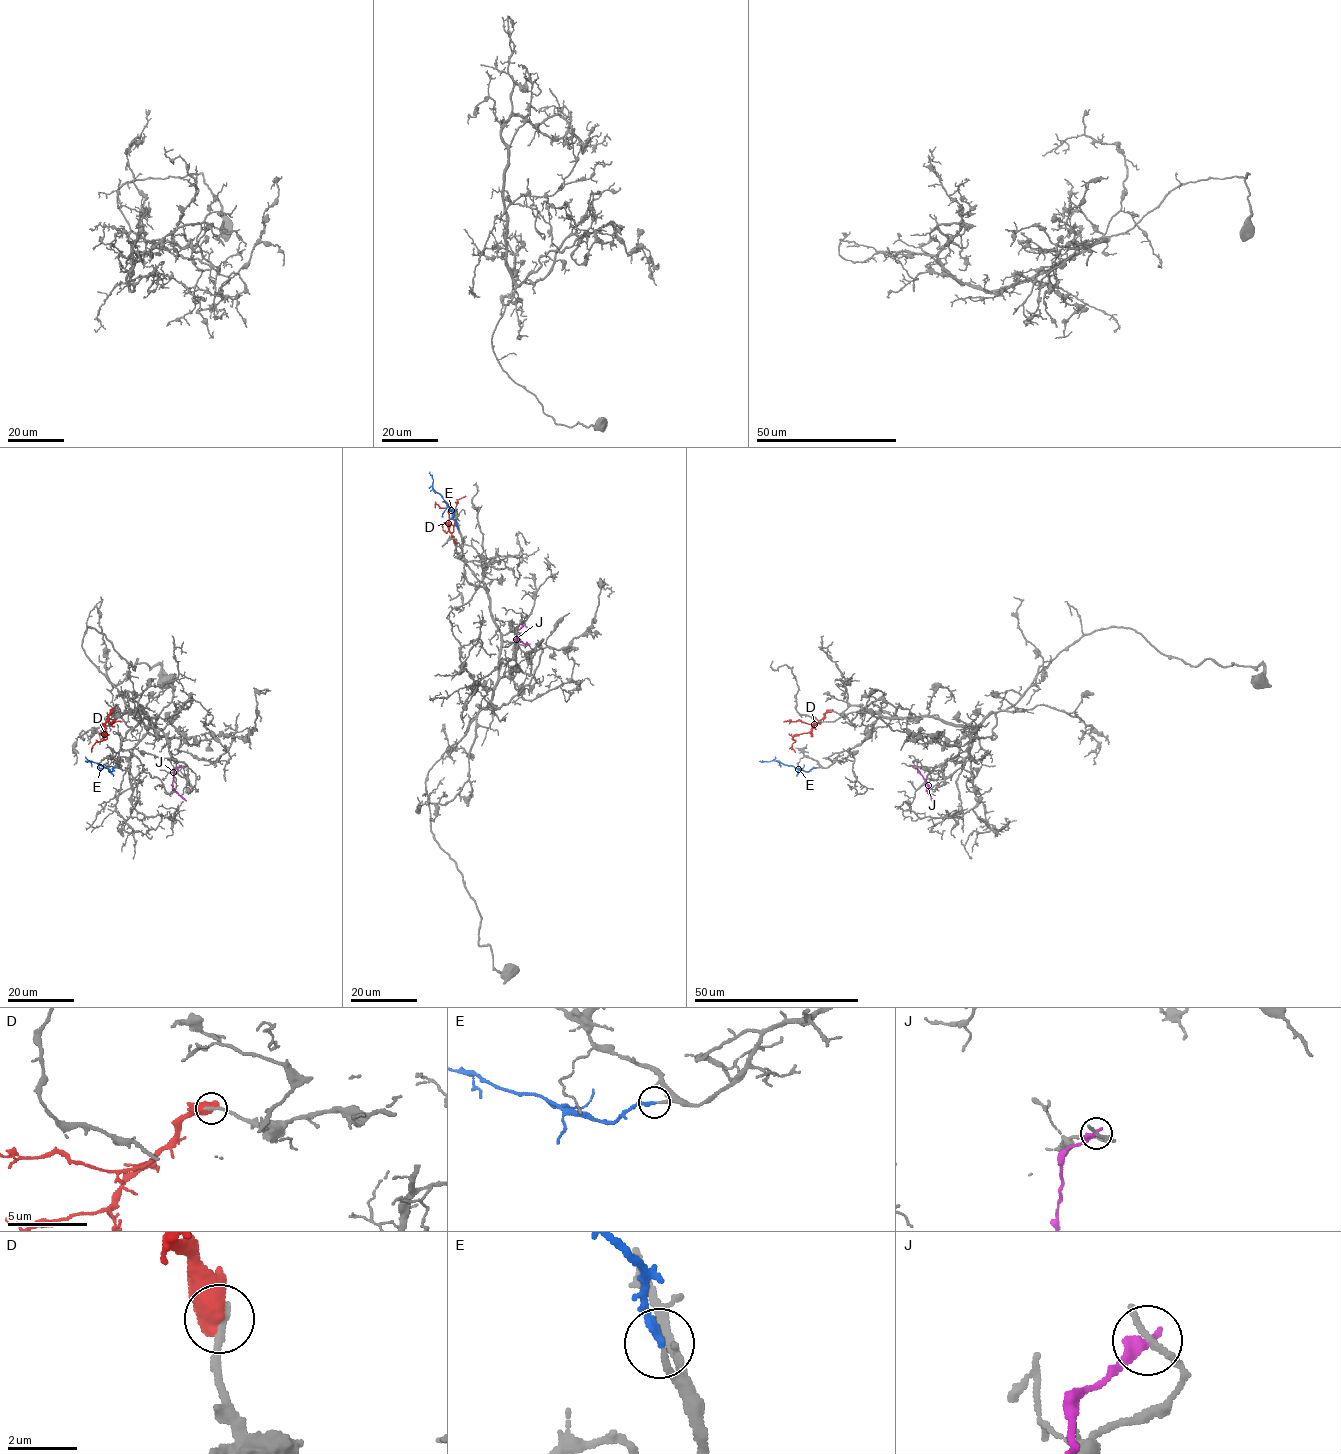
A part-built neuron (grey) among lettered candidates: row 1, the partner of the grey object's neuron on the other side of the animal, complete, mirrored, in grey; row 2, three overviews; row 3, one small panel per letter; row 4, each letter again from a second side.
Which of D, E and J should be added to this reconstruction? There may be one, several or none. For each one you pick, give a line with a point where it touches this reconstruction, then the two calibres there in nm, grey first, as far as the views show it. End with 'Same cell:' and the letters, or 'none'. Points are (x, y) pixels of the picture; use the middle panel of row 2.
E: (458, 529) | 180/220 nm
Same cell: E

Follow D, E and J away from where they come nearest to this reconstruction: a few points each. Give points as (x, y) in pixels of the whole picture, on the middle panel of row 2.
D: (456, 543), (449, 529), (450, 505), (441, 508), (436, 504), (435, 508)
E: (458, 529), (447, 503), (433, 488), (430, 471)
J: (524, 625), (517, 630), (516, 640), (530, 644)

